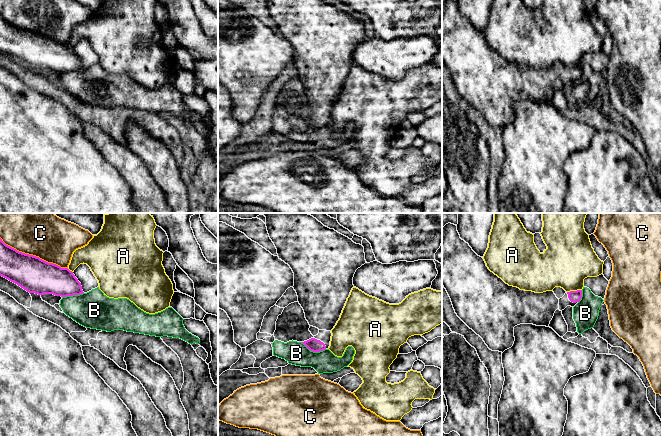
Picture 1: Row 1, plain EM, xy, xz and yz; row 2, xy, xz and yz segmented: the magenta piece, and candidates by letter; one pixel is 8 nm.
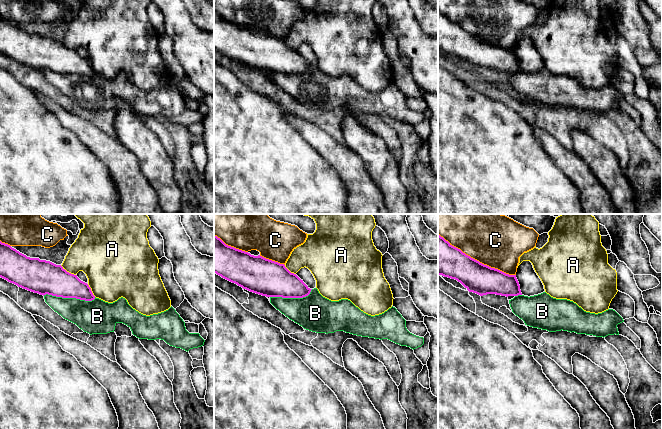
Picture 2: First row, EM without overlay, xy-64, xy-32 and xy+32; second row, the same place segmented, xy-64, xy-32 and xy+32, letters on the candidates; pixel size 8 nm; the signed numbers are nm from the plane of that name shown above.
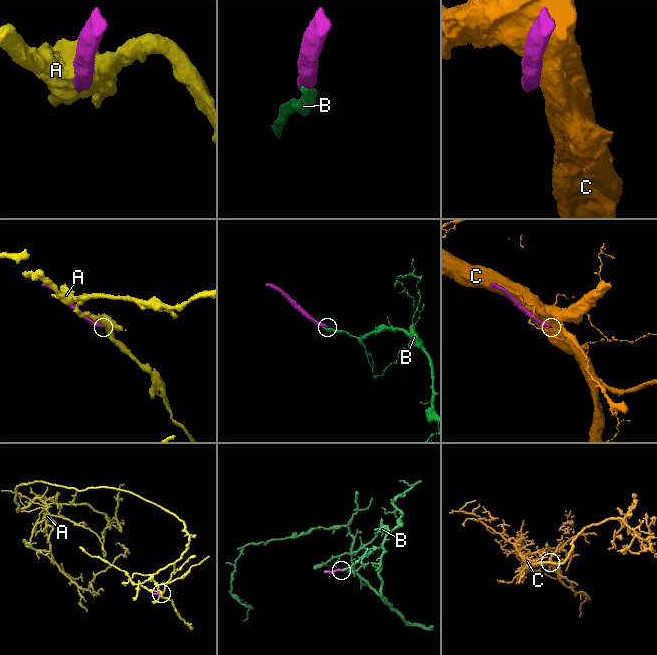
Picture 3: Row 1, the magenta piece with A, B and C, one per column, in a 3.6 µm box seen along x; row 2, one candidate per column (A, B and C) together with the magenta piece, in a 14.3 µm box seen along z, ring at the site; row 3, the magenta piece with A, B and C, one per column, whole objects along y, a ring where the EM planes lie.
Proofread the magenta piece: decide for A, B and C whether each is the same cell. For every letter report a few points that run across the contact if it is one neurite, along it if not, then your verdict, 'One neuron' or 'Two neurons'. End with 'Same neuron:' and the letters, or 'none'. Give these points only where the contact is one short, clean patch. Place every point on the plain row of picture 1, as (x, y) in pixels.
A: Line: yz (581, 65), (567, 68). Two neurons
B: Line: xz (300, 118), (313, 127), (325, 125). Two neurons
C: Two neurons
Same neuron: none

